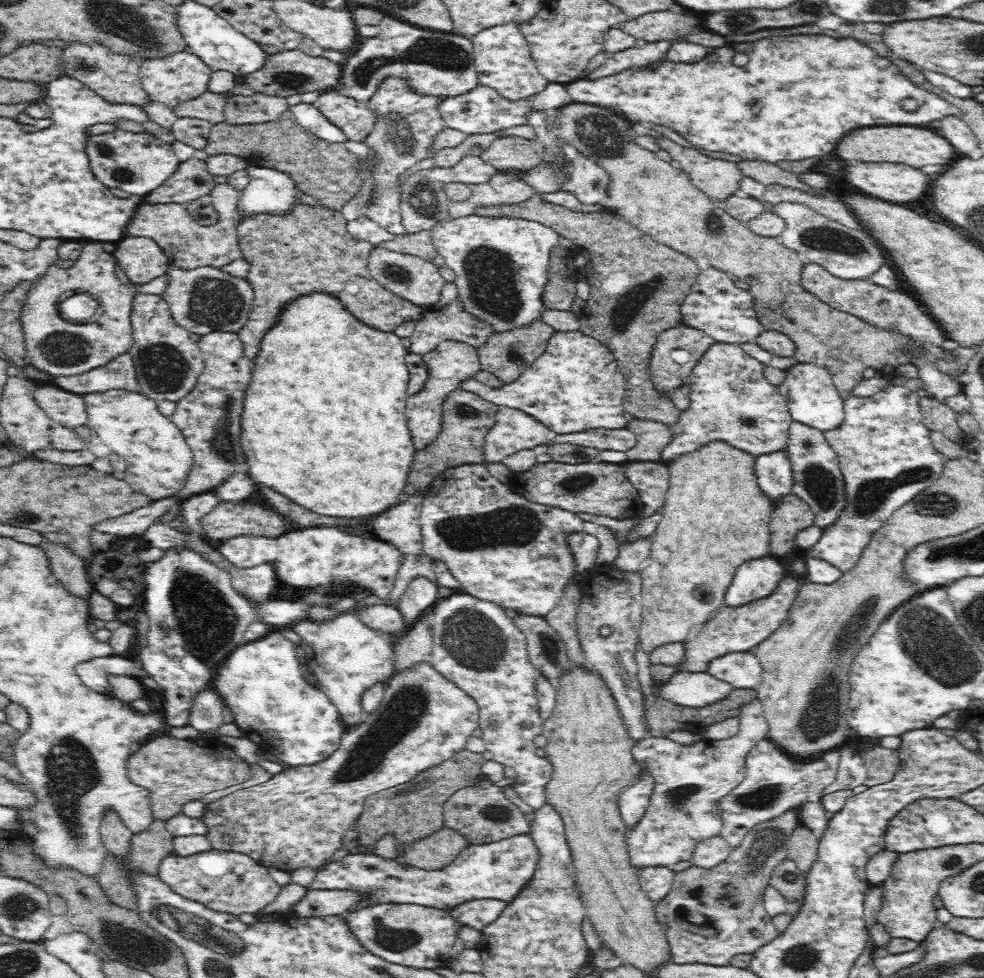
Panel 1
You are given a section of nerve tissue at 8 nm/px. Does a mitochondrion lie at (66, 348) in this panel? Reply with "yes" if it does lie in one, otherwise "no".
yes

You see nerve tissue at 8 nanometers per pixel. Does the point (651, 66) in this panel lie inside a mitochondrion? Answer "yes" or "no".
no

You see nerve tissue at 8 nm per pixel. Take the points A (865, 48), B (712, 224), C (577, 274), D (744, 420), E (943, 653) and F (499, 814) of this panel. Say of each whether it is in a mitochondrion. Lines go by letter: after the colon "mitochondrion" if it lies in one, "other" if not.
A: other
B: mitochondrion
C: other
D: mitochondrion
E: mitochondrion
F: mitochondrion

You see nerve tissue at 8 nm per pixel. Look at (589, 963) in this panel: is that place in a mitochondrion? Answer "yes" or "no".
no

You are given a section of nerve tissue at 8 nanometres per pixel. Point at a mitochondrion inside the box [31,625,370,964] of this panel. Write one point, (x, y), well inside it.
(71, 772)

